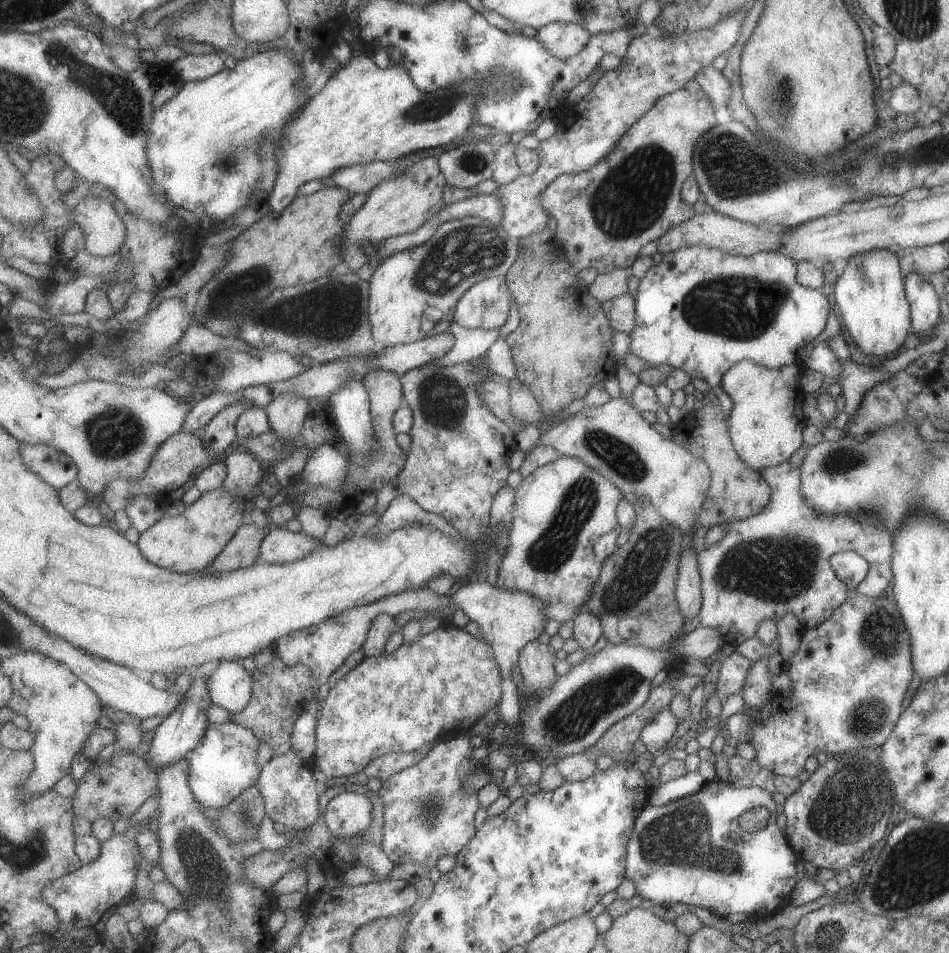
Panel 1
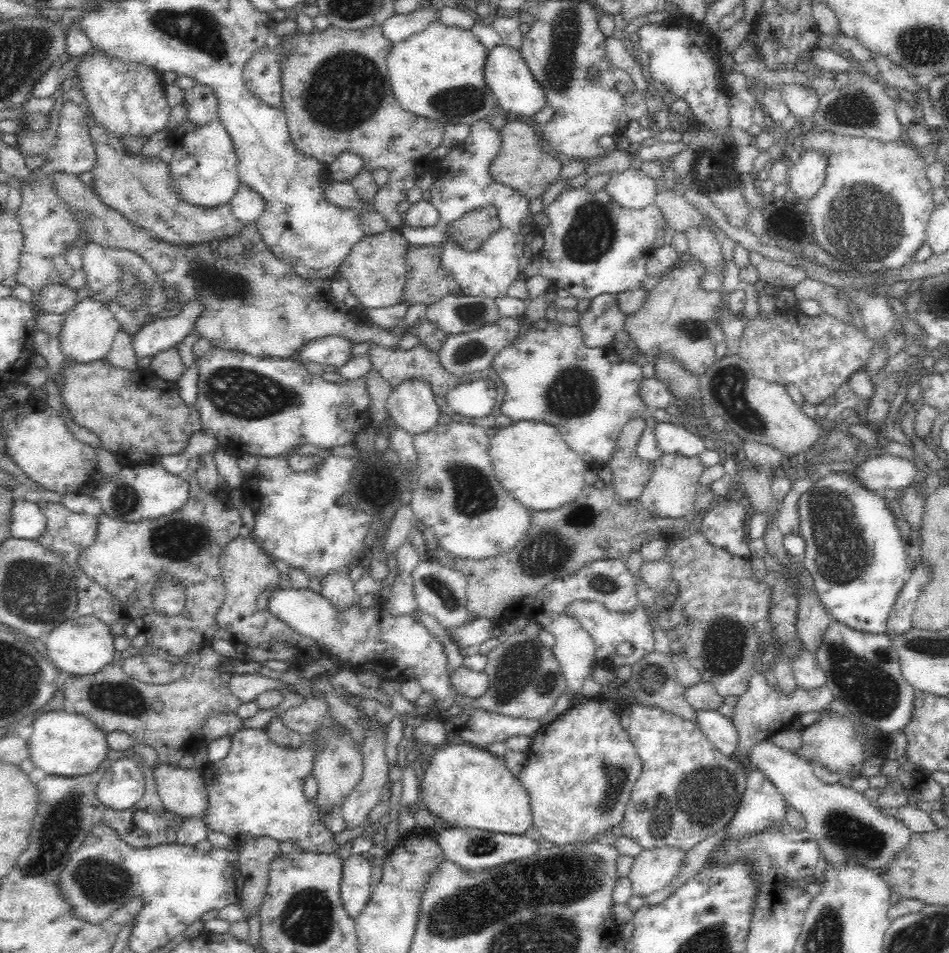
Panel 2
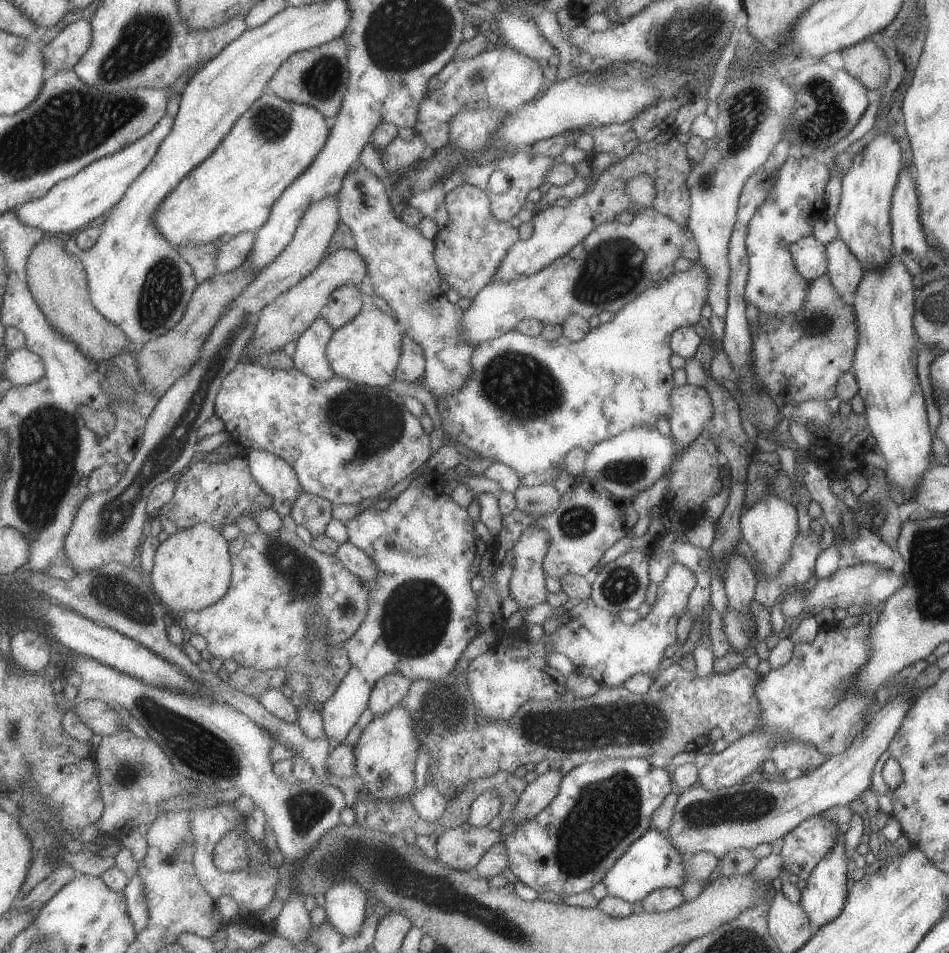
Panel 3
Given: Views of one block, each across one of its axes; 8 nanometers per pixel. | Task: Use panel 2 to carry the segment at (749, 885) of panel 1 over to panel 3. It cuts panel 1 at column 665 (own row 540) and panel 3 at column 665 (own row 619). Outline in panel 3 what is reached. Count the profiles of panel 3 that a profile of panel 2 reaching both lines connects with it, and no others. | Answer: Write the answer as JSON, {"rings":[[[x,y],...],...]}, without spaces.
{"rings":[[[650,828],[633,843],[613,864],[602,881],[607,889],[607,894],[618,897],[620,900],[634,903],[643,900],[647,894],[661,888],[679,889],[686,878],[683,857],[670,844],[667,836],[659,830]]]}

